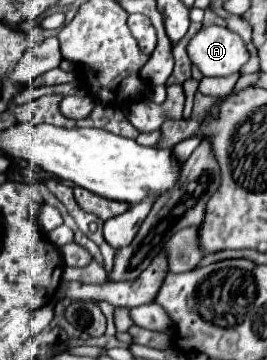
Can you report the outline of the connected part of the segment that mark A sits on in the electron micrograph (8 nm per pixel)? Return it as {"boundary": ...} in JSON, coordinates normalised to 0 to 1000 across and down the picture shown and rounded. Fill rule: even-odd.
{"boundary":[[[850,72],[753,78],[708,117],[700,150],[760,211],[895,206],[933,167],[918,117]]]}

